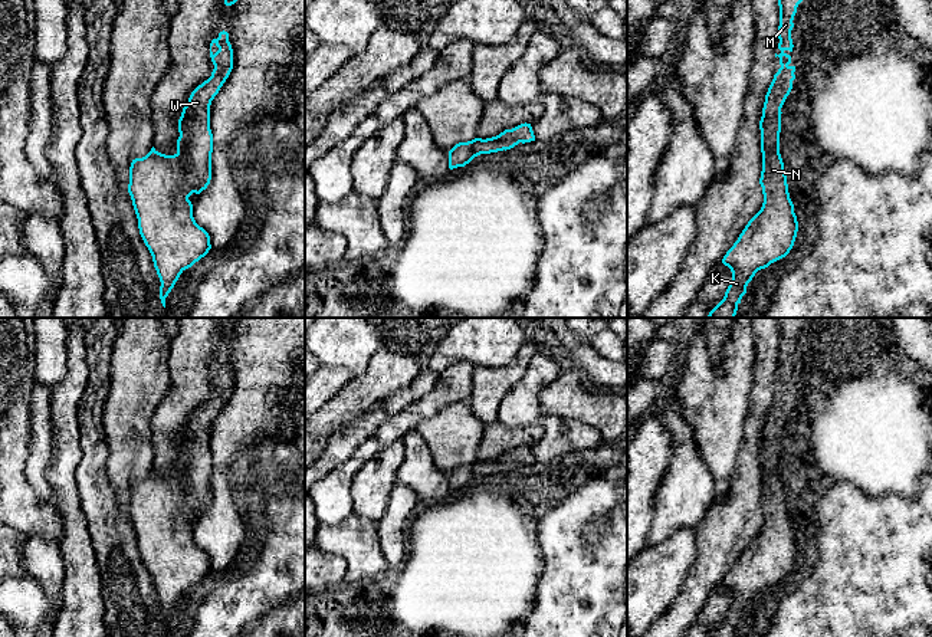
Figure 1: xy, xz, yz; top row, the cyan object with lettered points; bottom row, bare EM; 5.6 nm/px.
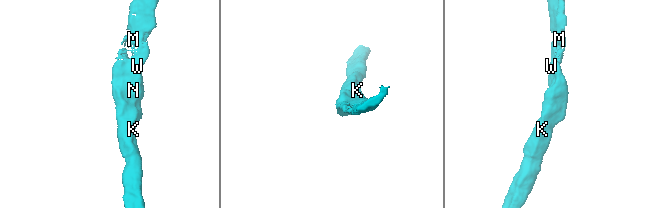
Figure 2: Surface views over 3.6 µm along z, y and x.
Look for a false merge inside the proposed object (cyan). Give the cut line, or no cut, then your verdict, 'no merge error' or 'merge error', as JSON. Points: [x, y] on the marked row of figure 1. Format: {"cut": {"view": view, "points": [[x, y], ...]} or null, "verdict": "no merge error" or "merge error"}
{"cut": null, "verdict": "no merge error"}

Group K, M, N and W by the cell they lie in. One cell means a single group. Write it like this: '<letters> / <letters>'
K M N W

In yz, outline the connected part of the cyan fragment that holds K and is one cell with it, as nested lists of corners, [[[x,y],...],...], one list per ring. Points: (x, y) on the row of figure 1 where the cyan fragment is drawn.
[[[778,0],[780,26],[778,49],[781,68],[765,95],[761,129],[762,171],[759,184],[764,203],[761,210],[748,221],[722,263],[732,272],[732,280],[723,299],[709,312],[708,318],[735,318],[738,305],[746,293],[746,286],[761,269],[785,257],[794,246],[798,221],[790,198],[784,162],[780,154],[781,108],[792,89],[795,66],[791,66],[791,30],[794,16],[803,0]]]

